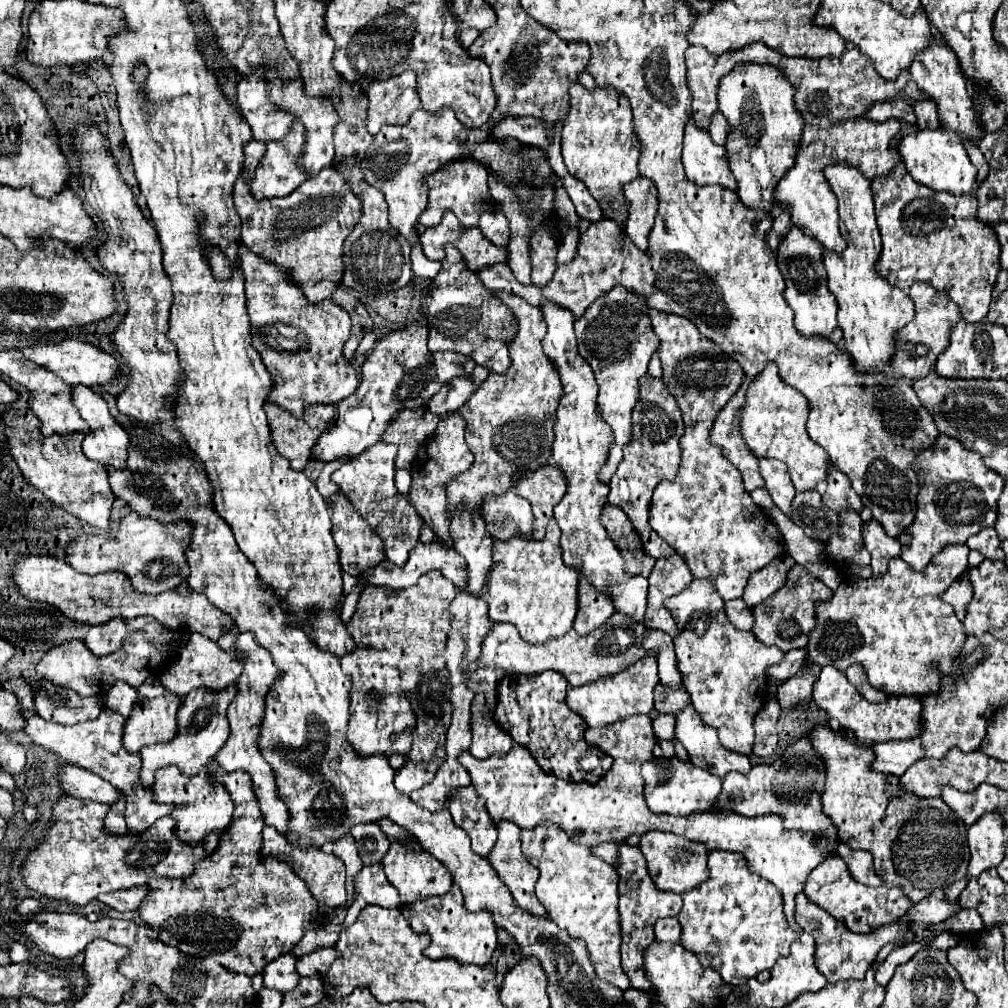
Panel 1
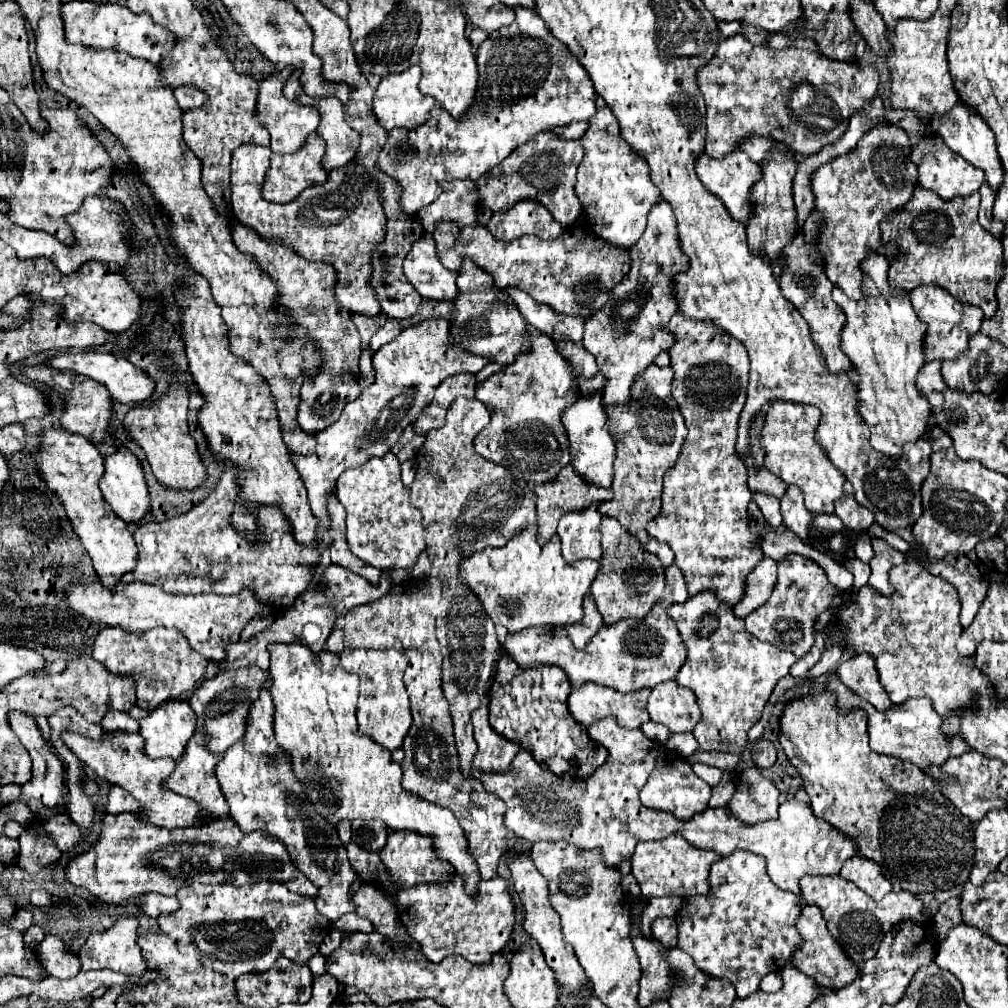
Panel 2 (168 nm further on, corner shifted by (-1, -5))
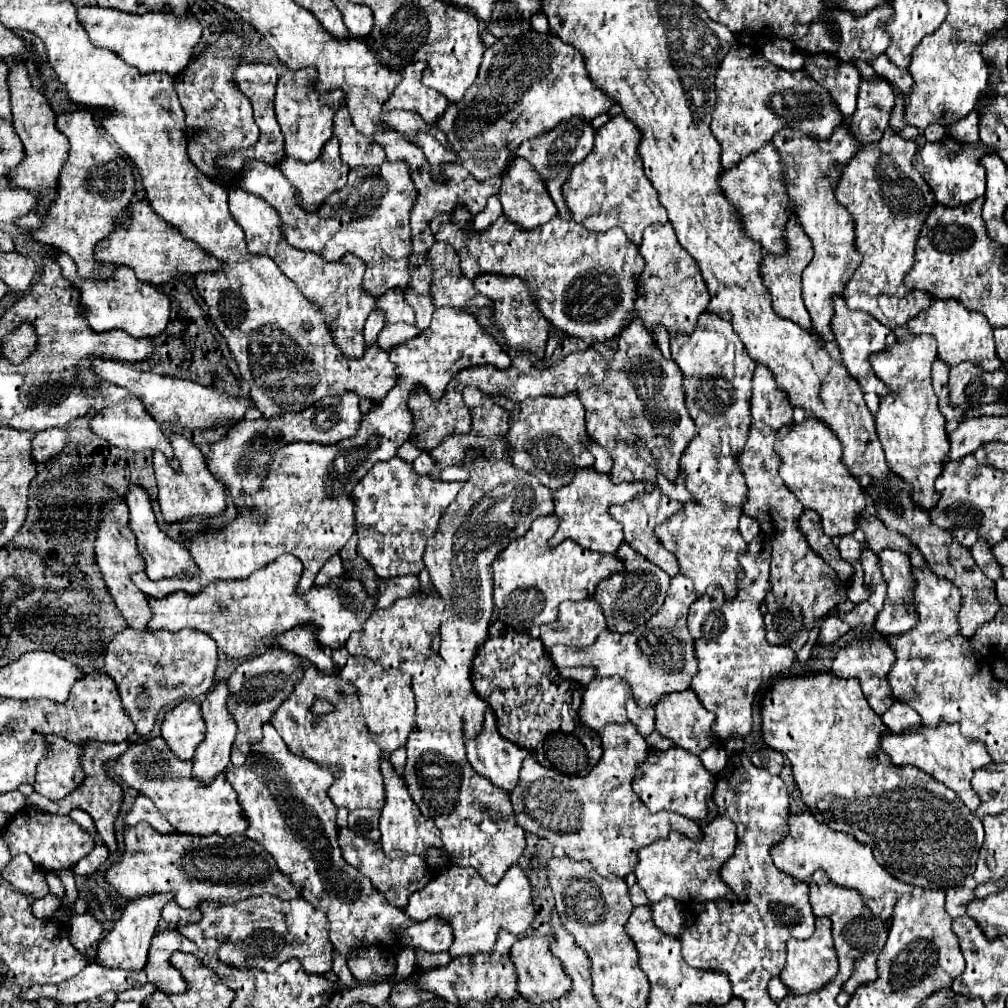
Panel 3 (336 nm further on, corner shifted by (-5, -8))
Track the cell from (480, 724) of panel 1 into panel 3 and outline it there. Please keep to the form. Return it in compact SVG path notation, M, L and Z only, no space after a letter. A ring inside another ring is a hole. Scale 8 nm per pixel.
M486 708L482 732L466 744L466 752L472 768L504 790L512 790L512 786L516 786L522 760L528 756L528 750L498 734L496 718L490 708Z

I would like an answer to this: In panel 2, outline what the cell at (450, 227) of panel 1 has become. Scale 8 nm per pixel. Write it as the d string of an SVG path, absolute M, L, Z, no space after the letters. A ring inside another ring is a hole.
M440 221L432 237L446 269L458 271L462 259L468 257L494 277L496 287L518 287L534 301L552 307L556 313L578 315L584 319L592 315L592 311L604 307L612 287L624 279L630 267L630 251L626 247L604 243L604 239L594 237L594 233L582 229L582 225L566 227L562 235L552 241L536 239L536 235L522 235L522 239L502 241L482 225L462 229L456 227L456 223Z

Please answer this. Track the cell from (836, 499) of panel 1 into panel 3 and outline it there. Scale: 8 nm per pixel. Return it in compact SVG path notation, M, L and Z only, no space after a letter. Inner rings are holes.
M860 516L858 518L858 530L864 532L864 542L866 546L878 554L884 548L892 548L892 550L900 550L900 552L910 552L912 544L908 542L906 536L888 530L878 518L870 518L870 516Z

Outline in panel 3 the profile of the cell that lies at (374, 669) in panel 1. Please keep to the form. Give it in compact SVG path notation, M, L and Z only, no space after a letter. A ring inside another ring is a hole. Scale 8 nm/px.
M350 656L340 674L344 674L344 678L348 678L360 690L362 716L366 720L368 730L376 736L376 744L382 748L382 752L392 754L394 750L402 748L408 740L408 734L414 728L414 710L416 710L410 674L400 668L398 670L382 668L364 656Z

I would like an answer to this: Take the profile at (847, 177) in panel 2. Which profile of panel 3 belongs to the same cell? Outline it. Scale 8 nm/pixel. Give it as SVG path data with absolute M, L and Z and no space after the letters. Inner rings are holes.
M886 128L880 142L868 144L854 154L834 188L836 200L854 218L854 248L862 254L862 264L842 292L846 306L872 314L888 328L906 324L920 310L928 308L932 300L932 296L918 290L910 292L902 284L904 274L914 264L916 234L932 208L932 190L912 166L914 154L914 140L904 140L892 128Z

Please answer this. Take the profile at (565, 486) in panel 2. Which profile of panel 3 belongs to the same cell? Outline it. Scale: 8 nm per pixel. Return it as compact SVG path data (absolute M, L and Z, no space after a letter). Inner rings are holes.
M578 468L576 478L554 492L554 516L558 518L558 530L550 538L550 546L560 544L564 538L572 538L584 548L596 550L596 552L614 552L618 544L622 542L622 526L610 518L608 508L612 504L624 504L630 498L636 498L644 490L650 490L648 484L614 484L608 476L596 474L592 468Z

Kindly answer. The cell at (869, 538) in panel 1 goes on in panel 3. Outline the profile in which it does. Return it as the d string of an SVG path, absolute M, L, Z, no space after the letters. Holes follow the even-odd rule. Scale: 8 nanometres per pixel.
M882 550L878 566L888 586L884 608L876 618L876 632L882 636L904 634L916 624L916 608L912 604L914 578L910 574L908 554L898 550Z

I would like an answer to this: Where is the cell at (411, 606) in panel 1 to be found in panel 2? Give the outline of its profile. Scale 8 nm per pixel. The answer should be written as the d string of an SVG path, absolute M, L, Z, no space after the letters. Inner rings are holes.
M392 589L388 591L388 595L384 595L384 599L376 599L372 603L364 603L360 607L352 607L352 611L348 611L348 615L344 617L344 649L360 649L360 651L398 651L404 653L404 657L408 659L408 665L404 669L404 686L410 695L410 711L412 711L412 727L404 739L404 761L402 765L402 787L406 791L412 791L414 795L432 801L440 807L450 809L464 835L468 841L468 851L470 855L476 859L478 863L478 871L480 877L484 881L492 879L496 875L496 867L498 861L504 853L512 851L512 847L516 843L515 833L504 825L504 801L496 795L492 795L490 791L484 791L484 785L474 779L474 777L464 777L460 773L460 765L458 765L458 751L454 745L454 731L452 731L452 717L450 717L449 703L446 697L442 695L442 662L443 657L440 653L440 645L436 639L436 623L434 623L434 613L432 609L426 609L426 589Z

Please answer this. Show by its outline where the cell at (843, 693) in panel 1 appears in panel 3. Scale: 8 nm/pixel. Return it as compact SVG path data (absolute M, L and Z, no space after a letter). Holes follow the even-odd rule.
M940 722L936 728L920 726L920 728L906 730L902 734L894 734L894 732L886 730L880 738L880 744L882 744L882 750L886 750L886 754L892 758L894 764L898 764L898 766L904 766L904 764L918 766L920 770L924 770L926 774L930 774L938 782L952 788L972 812L978 808L980 798L972 790L970 780L972 780L972 774L974 774L976 768L980 768L980 766L984 766L992 760L990 760L982 742L972 742L966 736L960 734L958 724Z

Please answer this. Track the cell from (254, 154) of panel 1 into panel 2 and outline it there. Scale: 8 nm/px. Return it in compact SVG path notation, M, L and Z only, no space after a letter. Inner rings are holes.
M240 145L232 153L232 209L238 221L252 227L264 239L278 239L292 247L298 255L308 261L332 263L338 273L336 299L352 311L376 317L382 309L376 299L376 291L370 285L372 255L378 243L384 241L384 207L380 195L380 183L366 171L364 165L352 161L348 167L330 171L324 185L308 187L296 201L288 205L272 203L262 199L260 191L264 185L266 169L270 167L270 147Z

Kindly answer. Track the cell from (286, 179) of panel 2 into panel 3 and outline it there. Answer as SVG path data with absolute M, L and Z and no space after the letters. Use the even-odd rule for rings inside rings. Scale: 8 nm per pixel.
M336 138L328 140L322 154L314 160L314 162L300 162L300 160L294 160L294 158L284 158L278 168L282 170L282 174L290 180L290 184L296 188L296 192L300 194L300 200L298 200L298 206L302 210L316 210L316 206L320 206L320 202L324 202L324 198L340 188L344 188L346 184L346 174L350 170L350 166L344 166L344 162L340 162L340 154L338 154L338 142Z

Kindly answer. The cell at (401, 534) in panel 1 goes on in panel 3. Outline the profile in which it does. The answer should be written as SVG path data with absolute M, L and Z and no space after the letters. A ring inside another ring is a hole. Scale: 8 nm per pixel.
M394 456L386 462L376 462L366 476L354 486L354 512L356 512L356 532L358 532L358 554L374 568L380 578L394 578L404 574L418 574L424 568L422 554L426 540L436 532L440 512L450 506L464 482L444 482L432 480L430 476L420 476L414 472L412 464Z

